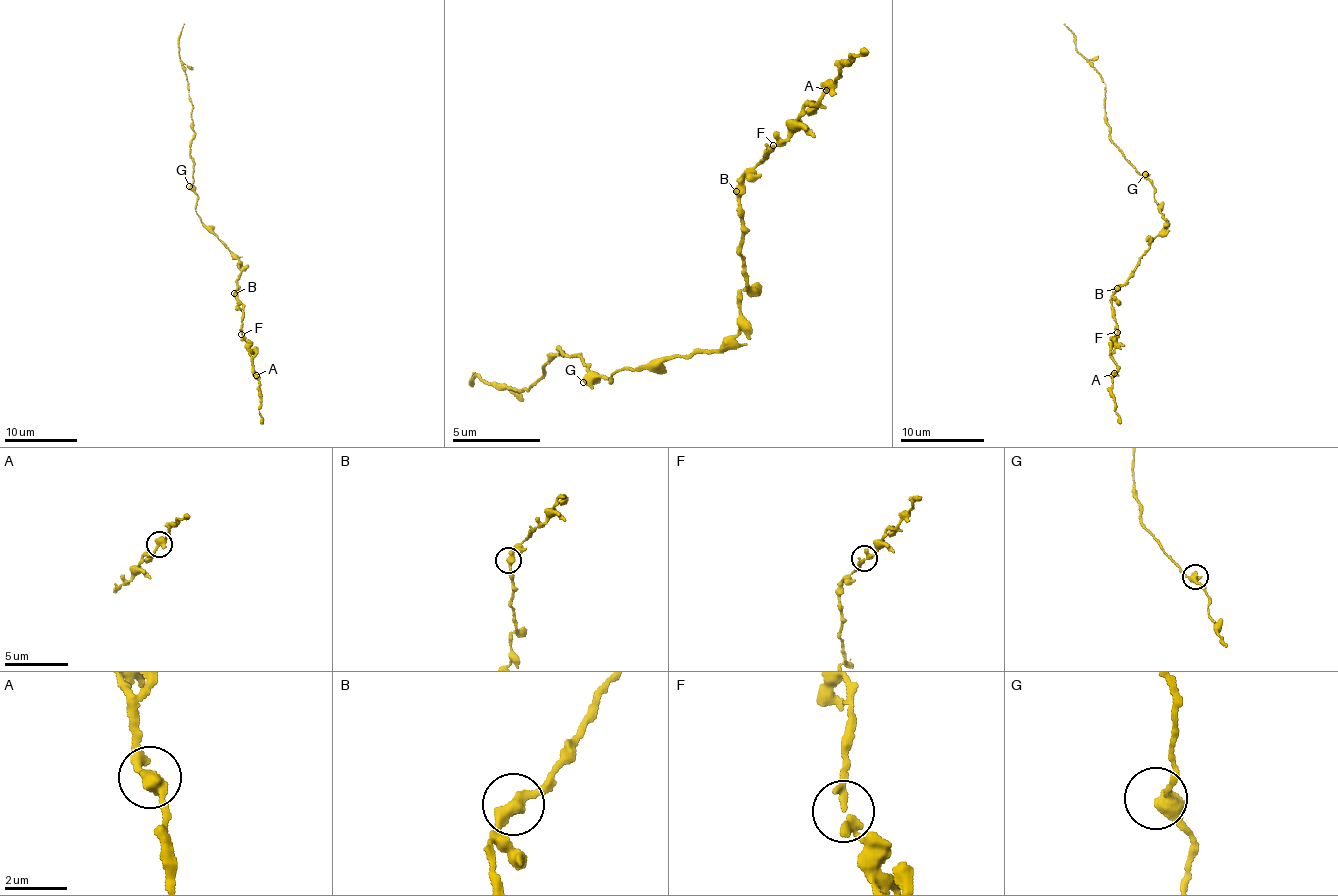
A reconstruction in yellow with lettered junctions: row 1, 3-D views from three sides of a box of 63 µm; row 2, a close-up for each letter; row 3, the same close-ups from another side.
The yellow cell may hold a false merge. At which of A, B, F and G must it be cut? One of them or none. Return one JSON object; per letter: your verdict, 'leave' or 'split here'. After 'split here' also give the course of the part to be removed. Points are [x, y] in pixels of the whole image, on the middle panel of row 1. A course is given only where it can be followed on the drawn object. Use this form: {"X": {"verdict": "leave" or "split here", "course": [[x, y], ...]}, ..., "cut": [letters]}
{"A": {"verdict": "leave"}, "B": {"verdict": "leave"}, "F": {"verdict": "leave"}, "G": {"verdict": "leave"}, "cut": []}

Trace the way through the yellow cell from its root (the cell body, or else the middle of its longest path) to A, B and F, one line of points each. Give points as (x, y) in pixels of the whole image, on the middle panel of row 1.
A: (700, 352), (720, 346), (738, 328), (748, 275), (739, 249), (746, 172), (825, 89)
B: (700, 352), (720, 346), (738, 328), (748, 275), (739, 249), (745, 225), (736, 191)
F: (700, 352), (720, 346), (738, 328), (748, 275), (739, 249), (744, 176), (774, 143)

